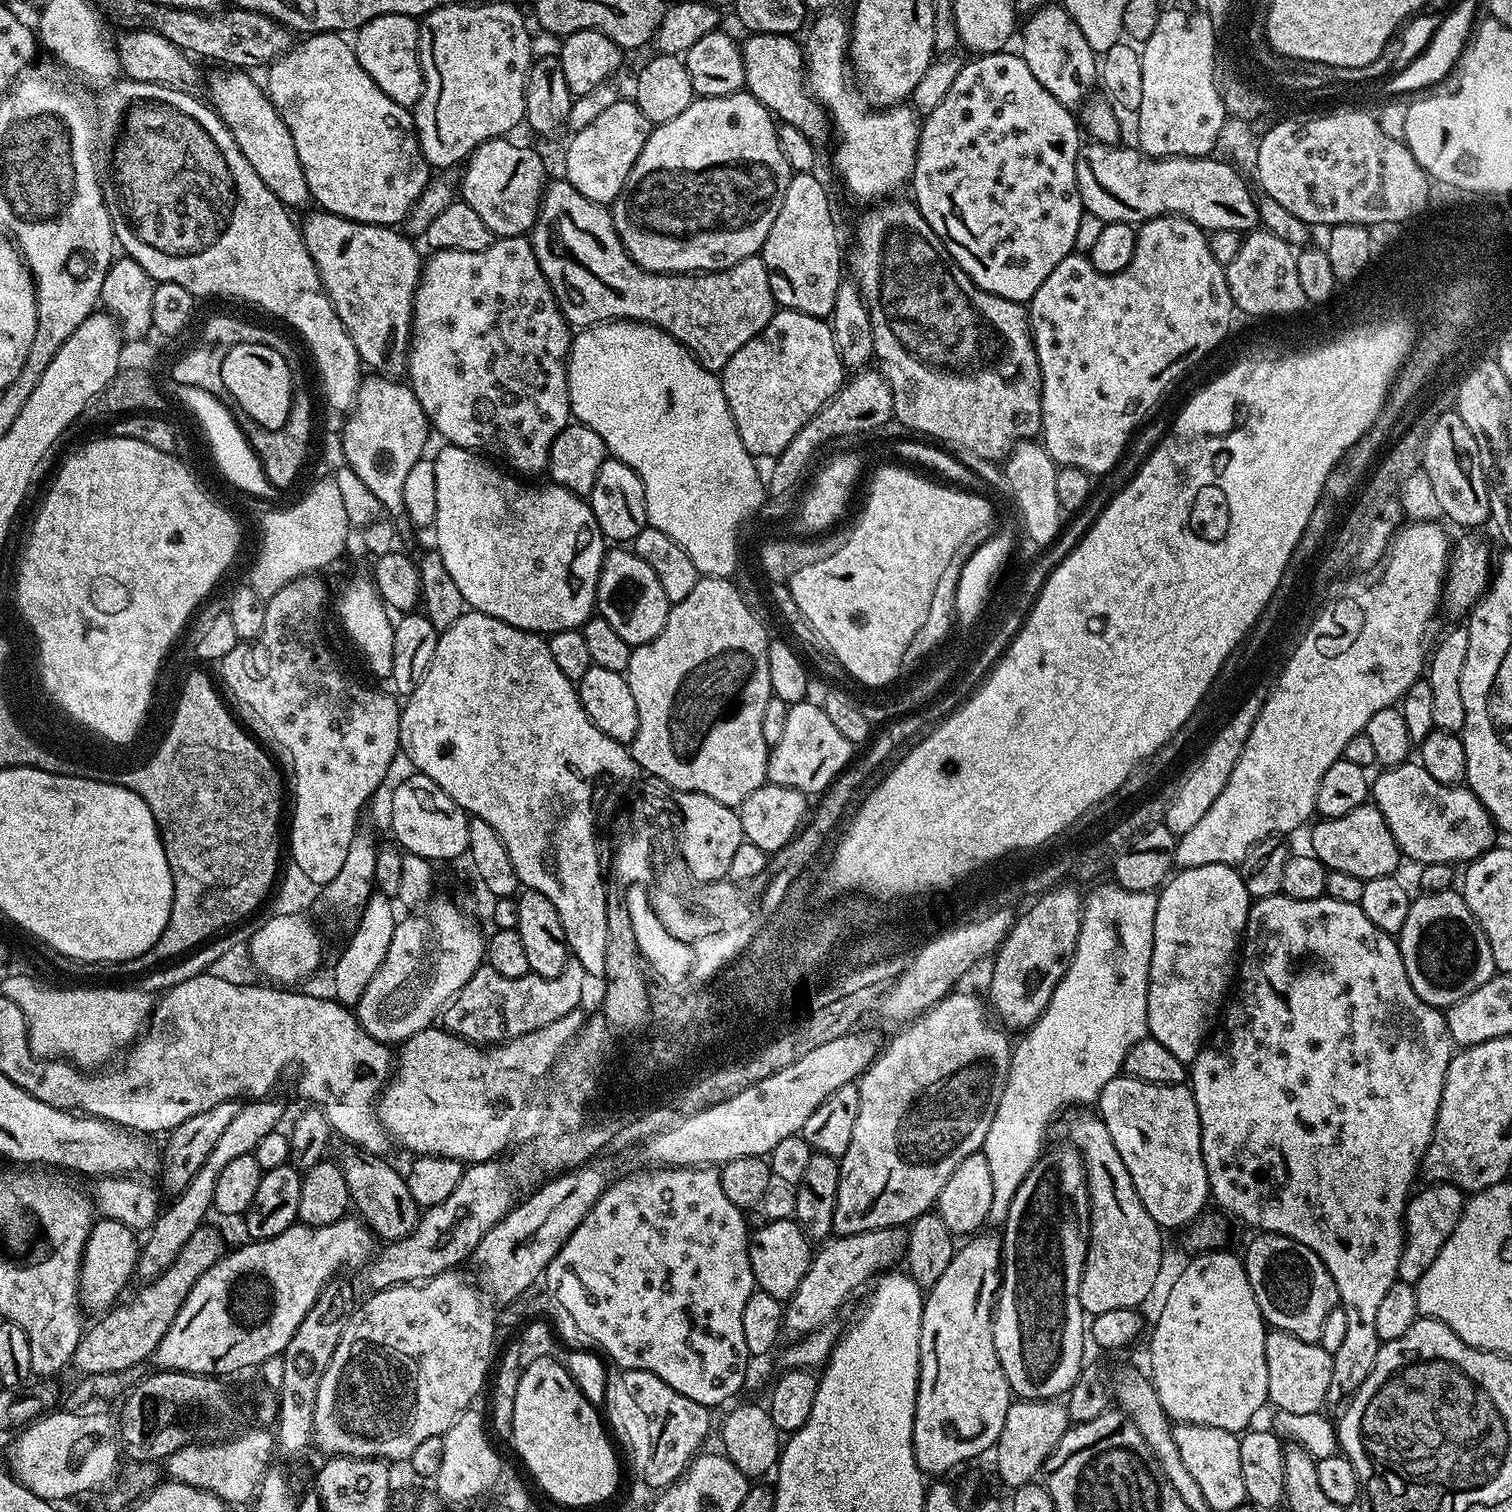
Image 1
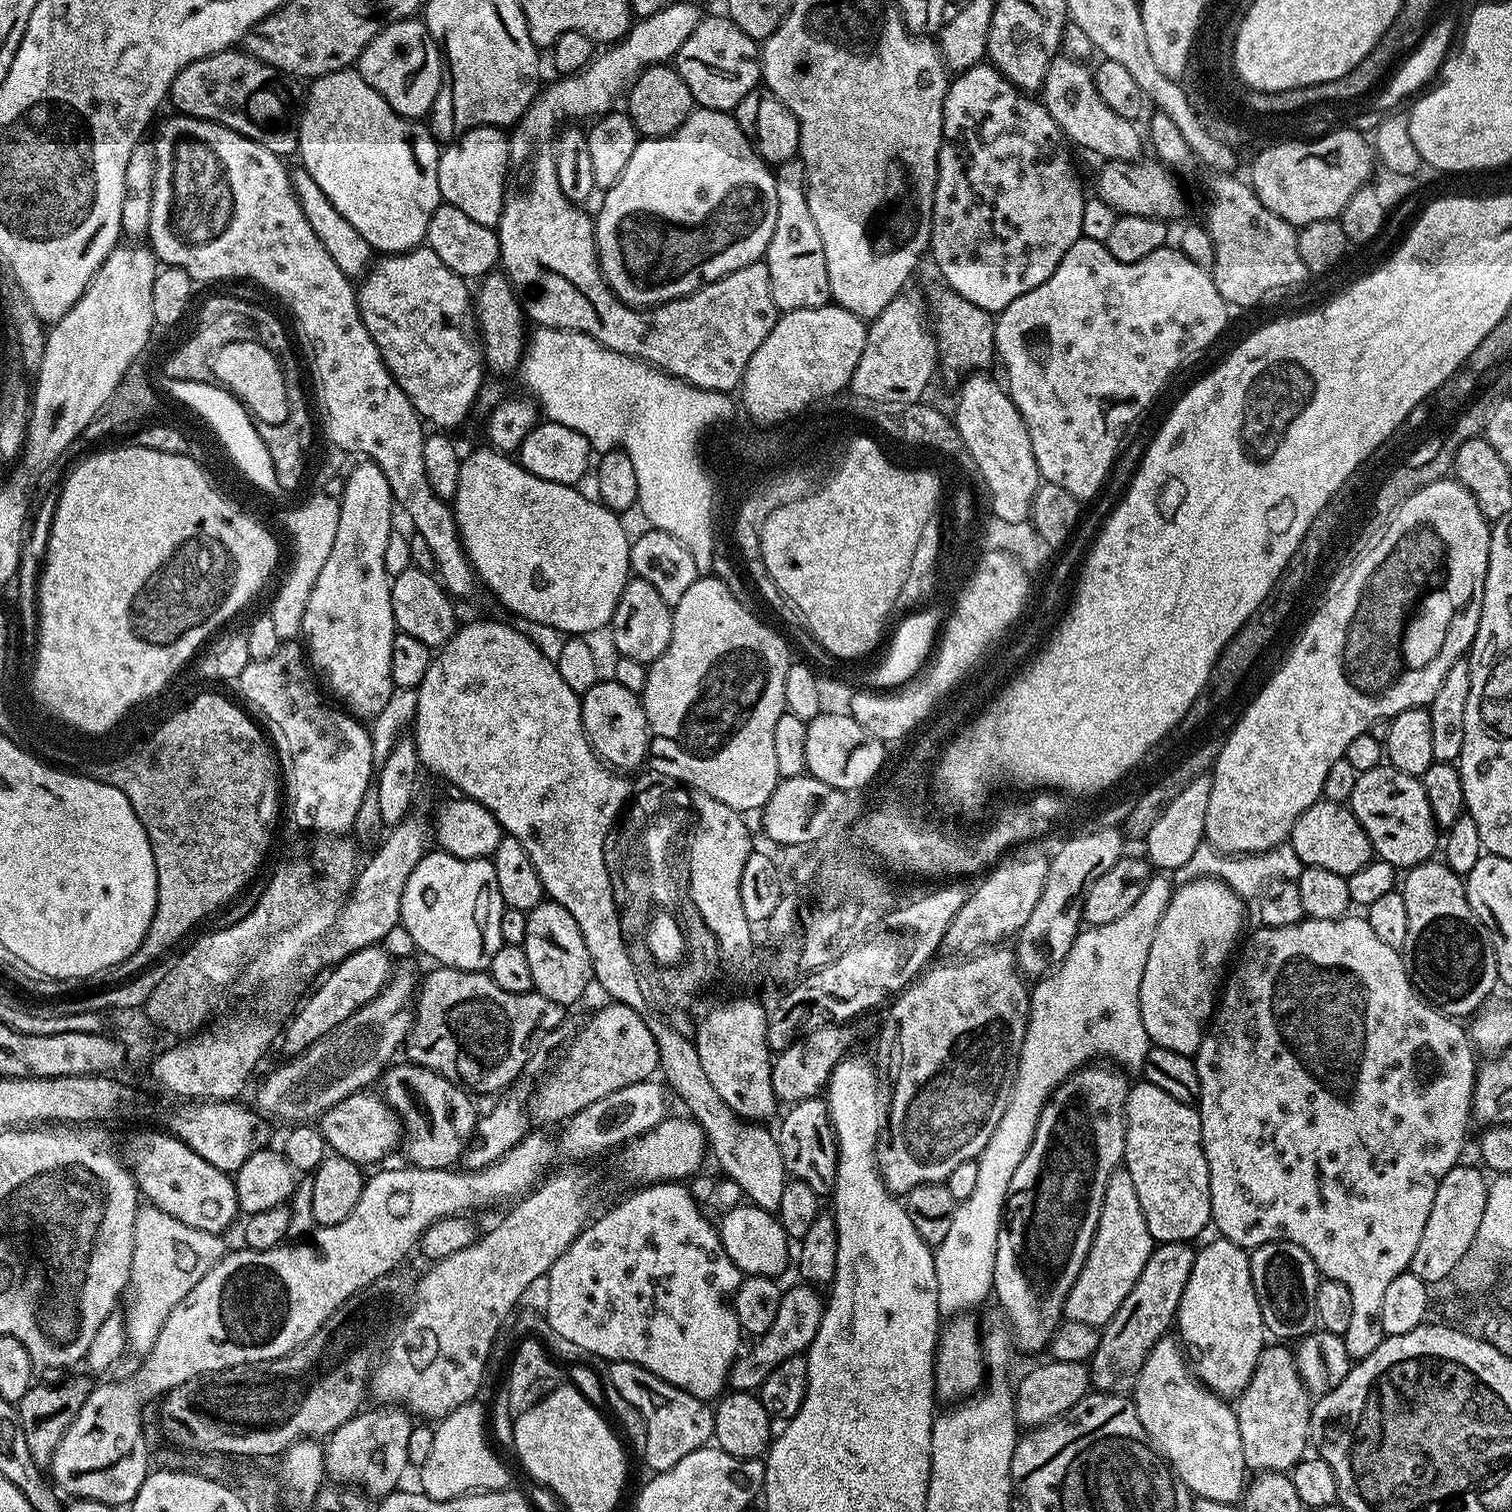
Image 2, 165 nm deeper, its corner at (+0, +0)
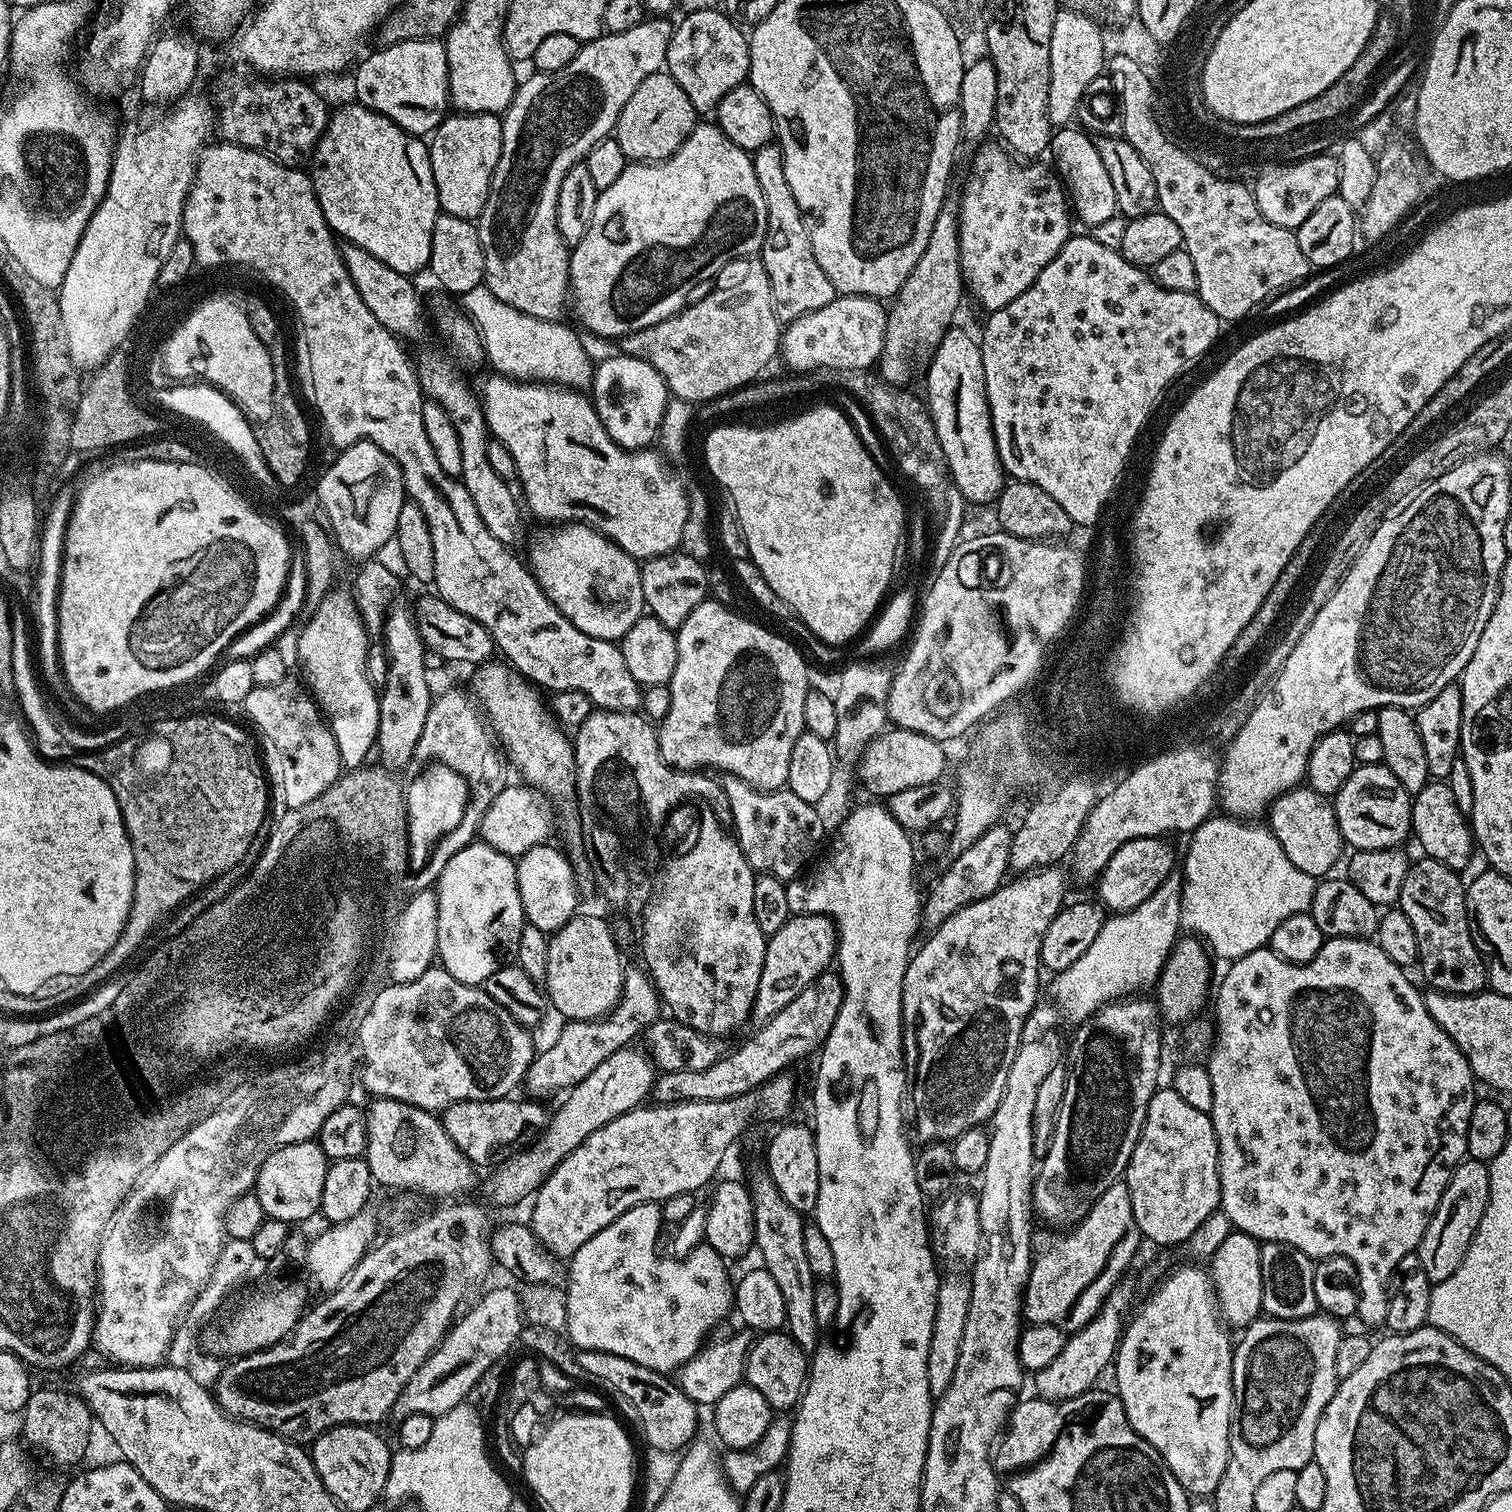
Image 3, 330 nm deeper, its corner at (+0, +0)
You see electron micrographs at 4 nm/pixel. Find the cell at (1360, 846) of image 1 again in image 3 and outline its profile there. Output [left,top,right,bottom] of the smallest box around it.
[1266,786,1346,878]

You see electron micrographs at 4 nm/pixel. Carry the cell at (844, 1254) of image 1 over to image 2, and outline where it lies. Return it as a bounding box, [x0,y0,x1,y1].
[728,1282,826,1393]

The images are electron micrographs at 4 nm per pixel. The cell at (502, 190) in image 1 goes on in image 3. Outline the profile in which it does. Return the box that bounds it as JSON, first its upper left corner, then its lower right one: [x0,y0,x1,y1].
[428,112,502,221]

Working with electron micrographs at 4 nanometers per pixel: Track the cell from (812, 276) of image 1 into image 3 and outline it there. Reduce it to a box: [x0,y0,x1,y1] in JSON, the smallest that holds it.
[751,142,838,326]

